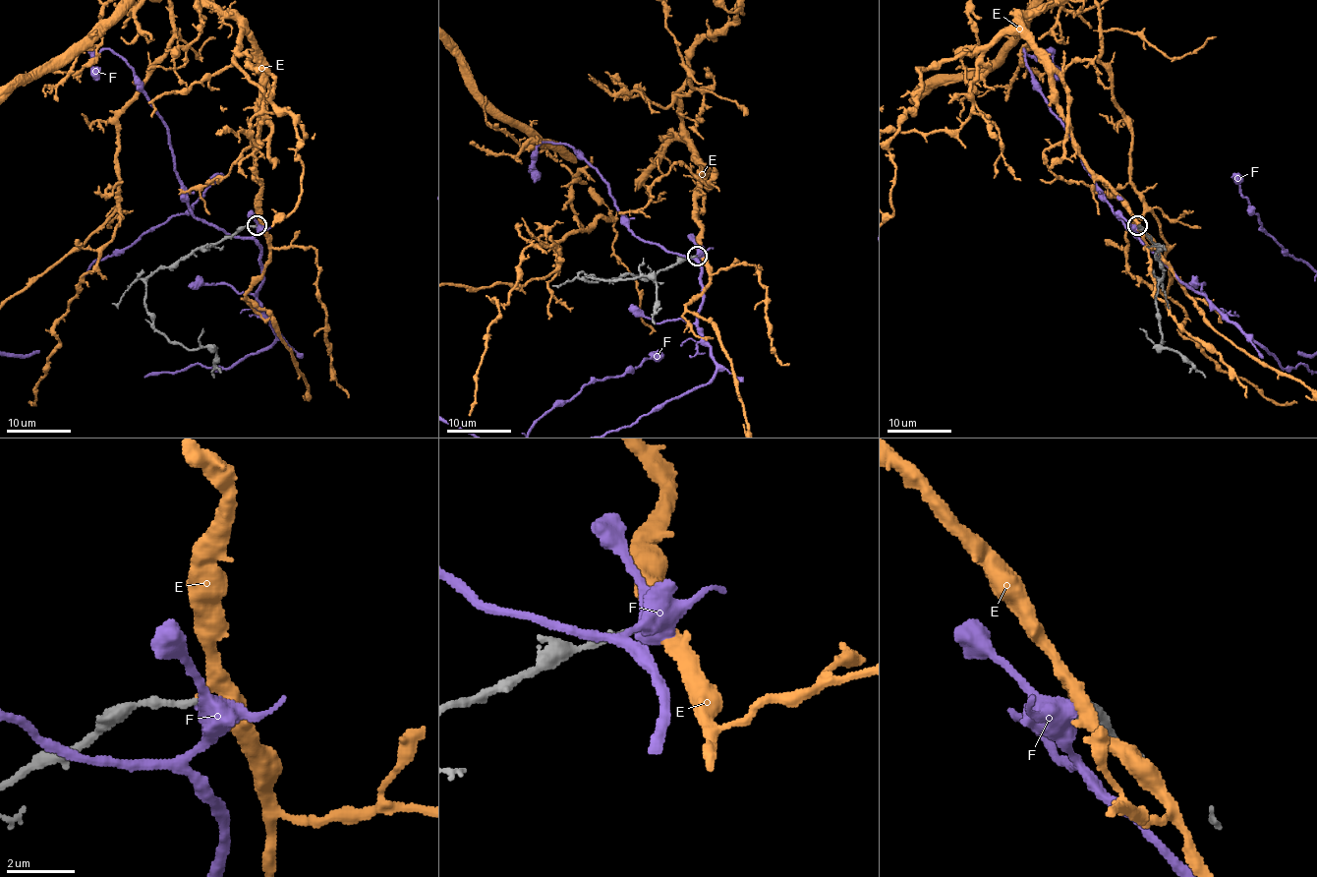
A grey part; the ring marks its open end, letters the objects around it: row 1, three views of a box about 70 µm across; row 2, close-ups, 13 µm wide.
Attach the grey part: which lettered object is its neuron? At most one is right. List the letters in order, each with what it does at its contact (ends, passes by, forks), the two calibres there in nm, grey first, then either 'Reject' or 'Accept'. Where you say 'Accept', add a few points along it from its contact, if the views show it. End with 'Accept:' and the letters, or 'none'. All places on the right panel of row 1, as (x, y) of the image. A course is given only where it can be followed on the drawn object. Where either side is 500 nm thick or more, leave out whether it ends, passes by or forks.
E: It passes by. Thickness 190 nm (grey) against 240 nm. Accept
F: Thickness 190 nm (grey) against 700 nm. Reject
Accept: E

